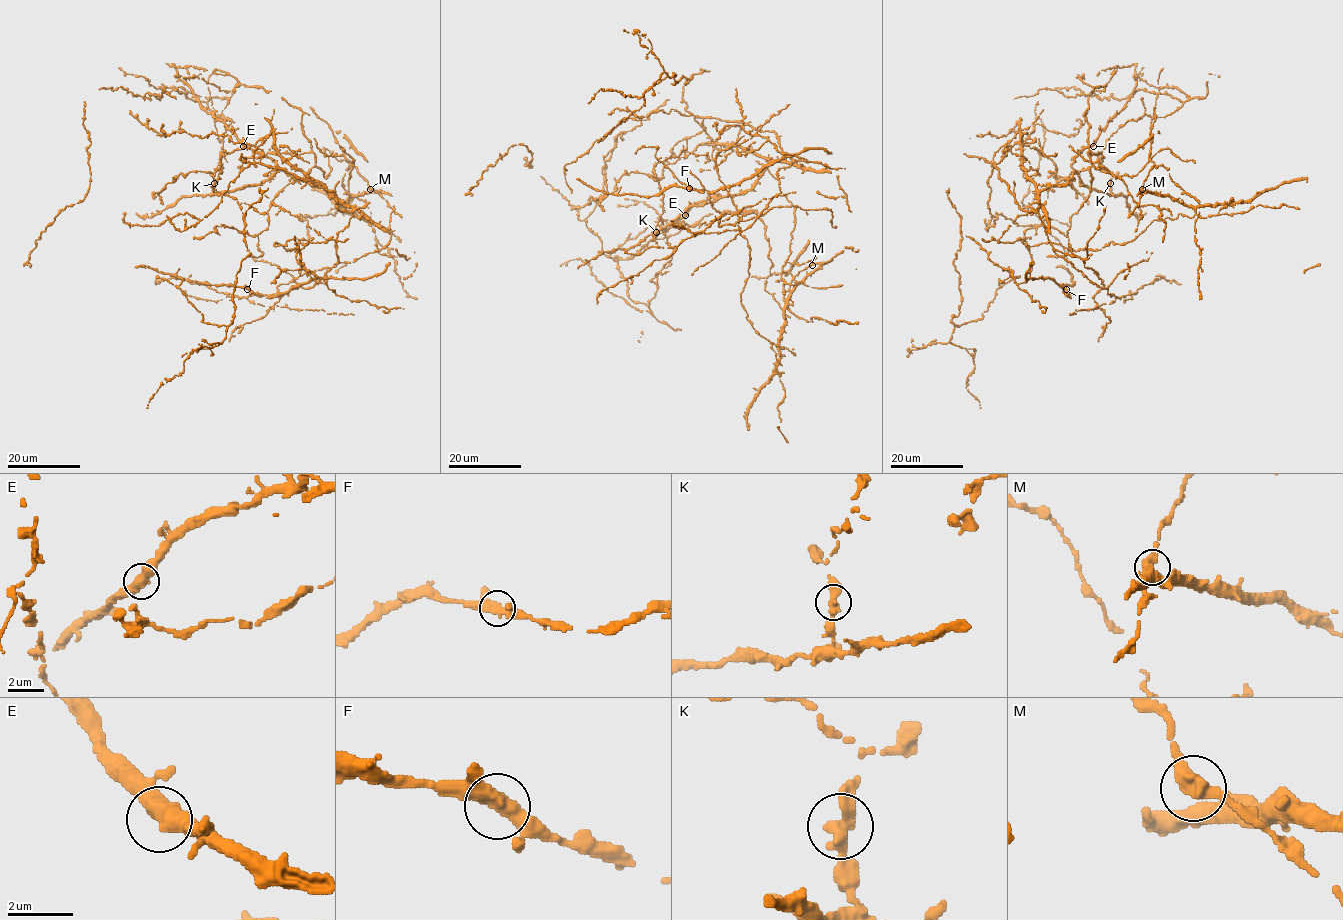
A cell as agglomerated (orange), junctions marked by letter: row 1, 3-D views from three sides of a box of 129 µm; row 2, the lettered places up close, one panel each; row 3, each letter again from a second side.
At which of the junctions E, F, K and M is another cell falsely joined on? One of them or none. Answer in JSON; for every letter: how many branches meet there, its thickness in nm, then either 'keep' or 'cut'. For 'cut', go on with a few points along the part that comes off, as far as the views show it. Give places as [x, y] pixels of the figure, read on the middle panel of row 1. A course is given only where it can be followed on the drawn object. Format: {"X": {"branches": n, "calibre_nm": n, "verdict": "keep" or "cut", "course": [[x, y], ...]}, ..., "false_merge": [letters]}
{"E": {"branches": 2, "calibre_nm": 440, "verdict": "keep"}, "F": {"branches": 2, "calibre_nm": 440, "verdict": "keep"}, "K": {"branches": 2, "calibre_nm": 420, "verdict": "keep"}, "M": {"branches": 2, "calibre_nm": 420, "verdict": "keep"}, "false_merge": []}

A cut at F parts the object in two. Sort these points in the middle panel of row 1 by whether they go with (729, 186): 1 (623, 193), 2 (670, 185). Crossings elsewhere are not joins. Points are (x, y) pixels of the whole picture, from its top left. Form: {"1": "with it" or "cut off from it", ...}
{"1": "cut off from it", "2": "cut off from it"}

